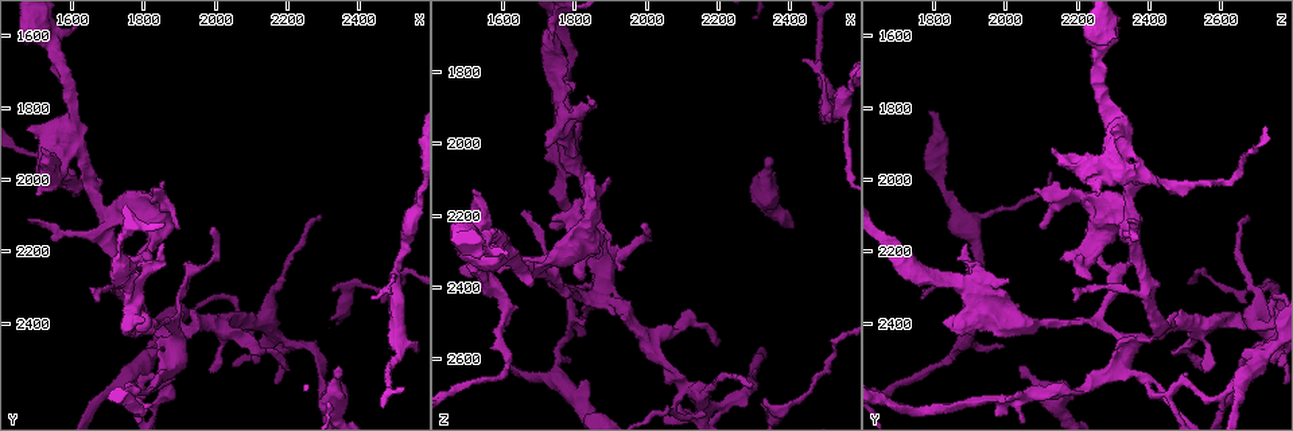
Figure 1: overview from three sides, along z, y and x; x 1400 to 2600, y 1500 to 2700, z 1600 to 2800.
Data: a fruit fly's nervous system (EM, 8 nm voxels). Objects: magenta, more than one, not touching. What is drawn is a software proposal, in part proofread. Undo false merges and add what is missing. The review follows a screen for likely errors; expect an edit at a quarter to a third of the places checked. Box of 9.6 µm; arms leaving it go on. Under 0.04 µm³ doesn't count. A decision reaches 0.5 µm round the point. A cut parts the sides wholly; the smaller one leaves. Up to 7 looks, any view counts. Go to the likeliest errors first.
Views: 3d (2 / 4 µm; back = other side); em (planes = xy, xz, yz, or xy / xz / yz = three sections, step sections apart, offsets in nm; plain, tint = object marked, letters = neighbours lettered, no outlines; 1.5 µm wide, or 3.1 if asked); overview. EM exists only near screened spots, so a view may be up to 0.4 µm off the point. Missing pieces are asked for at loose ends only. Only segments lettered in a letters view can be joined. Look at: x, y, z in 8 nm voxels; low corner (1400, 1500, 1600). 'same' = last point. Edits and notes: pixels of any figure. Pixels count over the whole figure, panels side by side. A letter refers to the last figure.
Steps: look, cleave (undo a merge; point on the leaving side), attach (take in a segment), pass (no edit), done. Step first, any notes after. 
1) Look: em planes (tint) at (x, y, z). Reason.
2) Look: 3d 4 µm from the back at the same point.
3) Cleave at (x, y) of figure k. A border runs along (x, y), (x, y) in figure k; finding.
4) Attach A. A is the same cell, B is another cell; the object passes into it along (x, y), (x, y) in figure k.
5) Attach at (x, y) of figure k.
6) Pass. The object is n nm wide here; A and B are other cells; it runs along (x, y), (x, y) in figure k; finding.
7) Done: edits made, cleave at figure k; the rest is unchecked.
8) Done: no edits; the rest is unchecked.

Look: em yz step 8 (tint) at (2500, 2240, 1930). Thin neck.

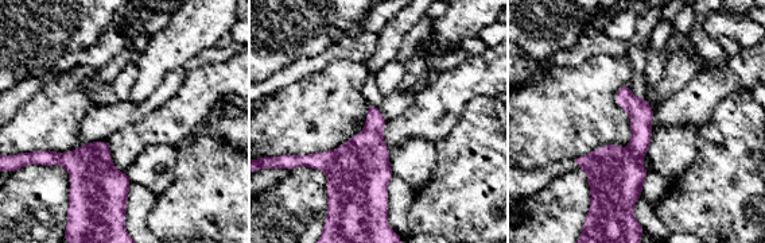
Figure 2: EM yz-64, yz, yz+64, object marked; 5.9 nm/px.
Look: em planes (letters) at the same point.

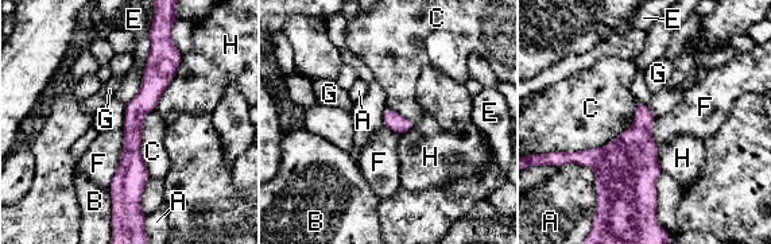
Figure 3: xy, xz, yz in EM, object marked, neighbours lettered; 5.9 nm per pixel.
Pass. A, B, C, E, F, G and H are other cells; continuous, no second cell.

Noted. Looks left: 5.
Look: 3d 4 µm at (1850, 2570, 2390). Three-way junction.

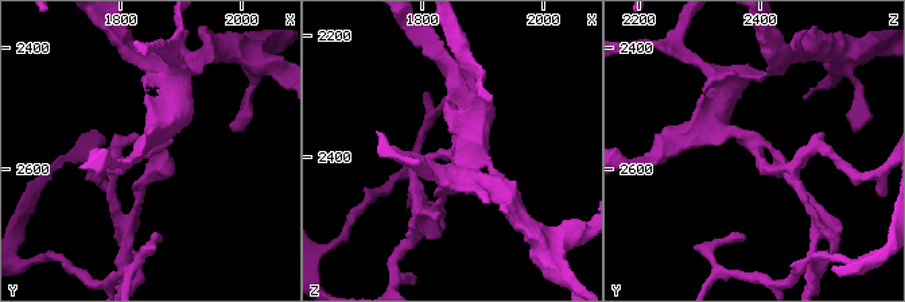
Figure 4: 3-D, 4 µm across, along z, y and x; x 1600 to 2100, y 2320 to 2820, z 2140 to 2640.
Look: em planes (tint) at (1855, 2565, 2400). 3 arms meet here.

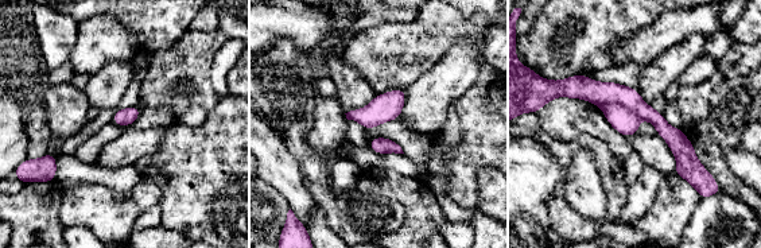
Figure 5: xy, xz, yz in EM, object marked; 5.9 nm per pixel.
Look: em planes (letters) at the same point.

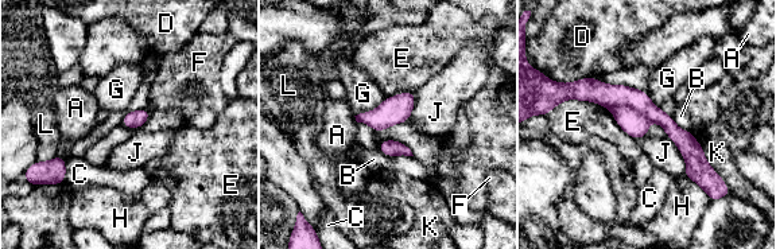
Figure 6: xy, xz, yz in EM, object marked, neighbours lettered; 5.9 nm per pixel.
Cleave at (635, 124) of figure 6. The object is 110 nm wide here; A, B, C, D, E, F, G, H, J, K and L are other cells; a border runs along (609, 108), (631, 107), (650, 121) in figure 6; a second cell is stuck on.

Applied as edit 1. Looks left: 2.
Done: edits made, cleave at figure 6; the rest is unchecked.

